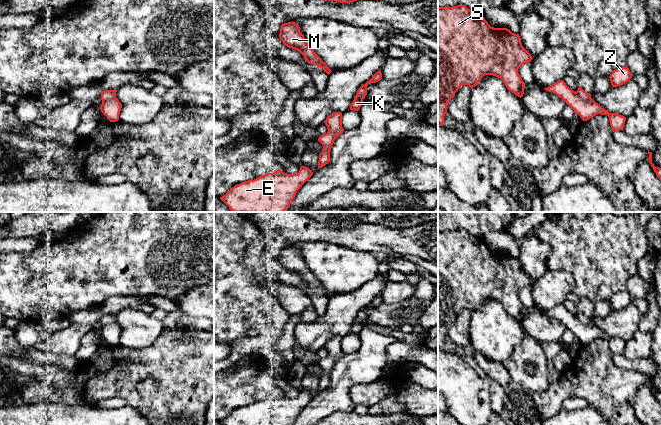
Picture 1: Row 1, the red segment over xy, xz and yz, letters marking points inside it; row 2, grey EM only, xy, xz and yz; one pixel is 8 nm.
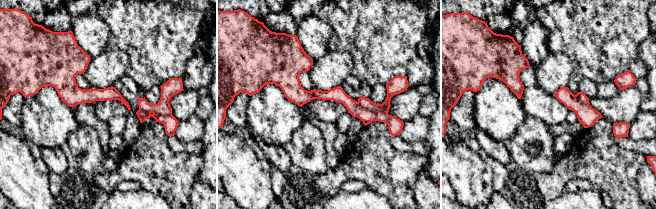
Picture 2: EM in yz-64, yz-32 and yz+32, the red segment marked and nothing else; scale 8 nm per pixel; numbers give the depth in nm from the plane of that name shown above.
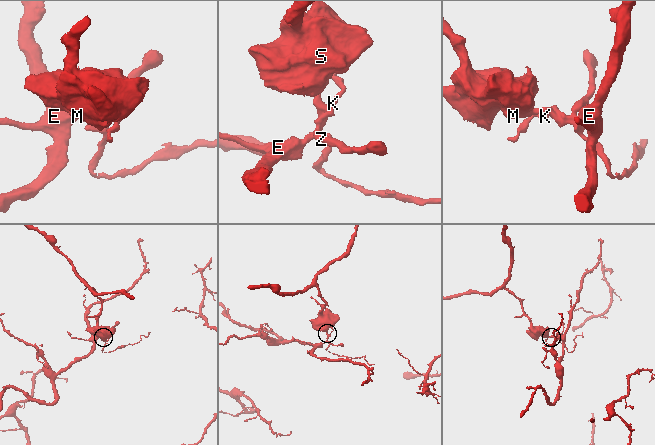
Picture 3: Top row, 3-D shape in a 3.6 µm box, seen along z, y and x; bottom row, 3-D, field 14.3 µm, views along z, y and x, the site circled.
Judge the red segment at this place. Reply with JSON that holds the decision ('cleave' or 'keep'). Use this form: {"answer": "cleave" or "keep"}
{"answer": "cleave"}

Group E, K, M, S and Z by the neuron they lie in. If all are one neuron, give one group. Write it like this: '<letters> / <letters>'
E K Z / M S

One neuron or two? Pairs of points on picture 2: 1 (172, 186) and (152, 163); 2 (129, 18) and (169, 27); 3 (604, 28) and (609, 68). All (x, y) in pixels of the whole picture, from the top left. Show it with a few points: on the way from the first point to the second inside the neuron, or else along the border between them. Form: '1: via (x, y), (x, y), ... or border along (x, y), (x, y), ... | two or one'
1: via (171, 180), (158, 168) | one
2: via (139, 25), (141, 27), (159, 27) | one
3: via (604, 38), (608, 58) | one

